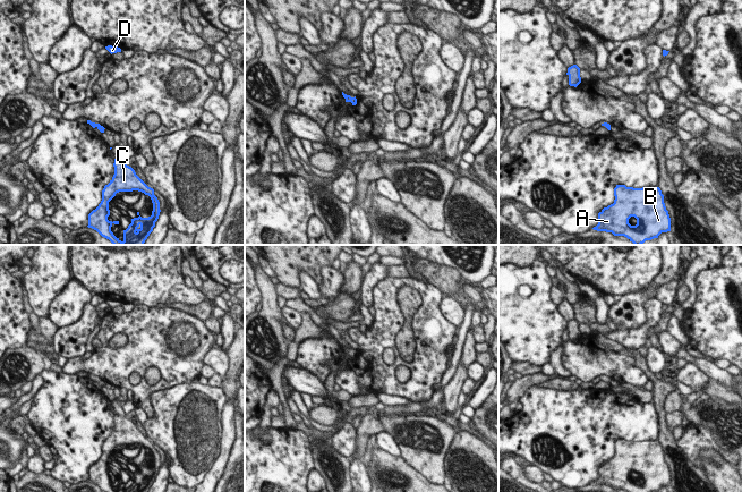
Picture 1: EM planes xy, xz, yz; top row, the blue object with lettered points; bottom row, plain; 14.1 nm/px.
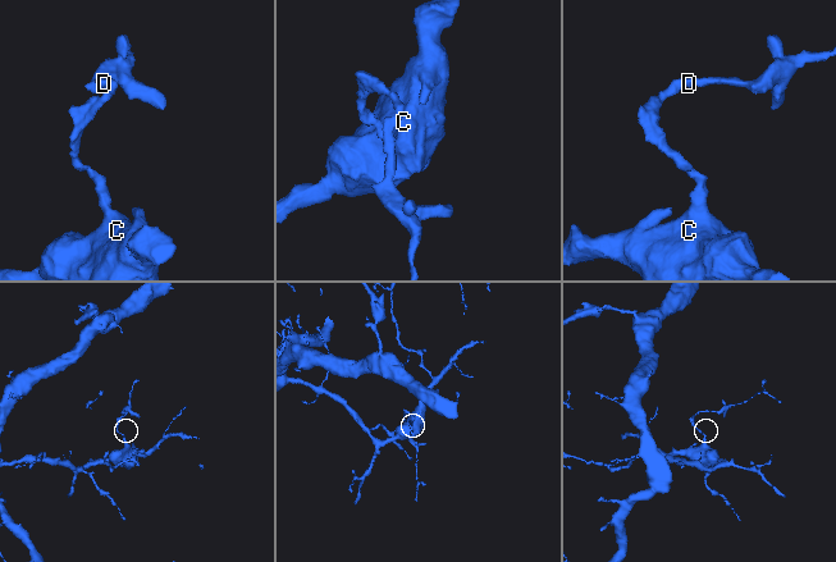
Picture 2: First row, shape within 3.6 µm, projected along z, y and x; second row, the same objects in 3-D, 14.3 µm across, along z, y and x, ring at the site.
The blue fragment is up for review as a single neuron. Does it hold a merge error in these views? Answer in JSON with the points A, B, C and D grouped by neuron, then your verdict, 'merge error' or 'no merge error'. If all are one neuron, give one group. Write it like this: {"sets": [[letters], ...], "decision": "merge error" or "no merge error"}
{"sets": [["A", "B", "C", "D"]], "decision": "no merge error"}

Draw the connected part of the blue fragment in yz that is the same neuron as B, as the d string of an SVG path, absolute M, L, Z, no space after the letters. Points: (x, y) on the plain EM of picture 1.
M616 439L614 450L614 457L598 467L598 478L594 484L626 492L658 492L662 486L671 485L671 472L659 441L633 442Z

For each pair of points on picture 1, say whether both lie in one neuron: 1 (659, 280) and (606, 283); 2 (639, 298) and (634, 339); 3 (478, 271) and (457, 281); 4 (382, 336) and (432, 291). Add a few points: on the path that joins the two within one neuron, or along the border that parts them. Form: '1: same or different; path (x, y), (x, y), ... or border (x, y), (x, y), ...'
1: different; border (662, 256), (662, 270), (653, 283), (631, 294)
2: different; border (645, 302), (646, 320), (641, 324), (616, 325)
3: different; border (438, 265), (452, 266), (462, 278)
4: same; path (386, 314), (386, 295), (399, 282), (410, 282)

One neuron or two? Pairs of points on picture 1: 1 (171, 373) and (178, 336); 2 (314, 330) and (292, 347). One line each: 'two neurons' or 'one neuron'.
1: one neuron
2: one neuron

